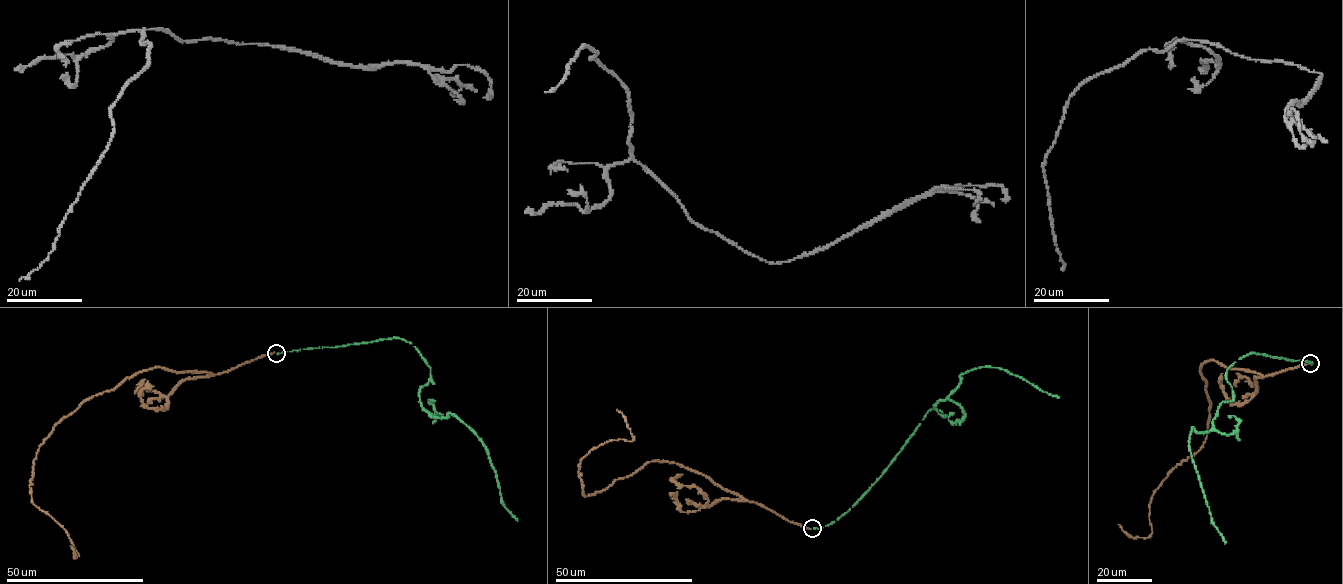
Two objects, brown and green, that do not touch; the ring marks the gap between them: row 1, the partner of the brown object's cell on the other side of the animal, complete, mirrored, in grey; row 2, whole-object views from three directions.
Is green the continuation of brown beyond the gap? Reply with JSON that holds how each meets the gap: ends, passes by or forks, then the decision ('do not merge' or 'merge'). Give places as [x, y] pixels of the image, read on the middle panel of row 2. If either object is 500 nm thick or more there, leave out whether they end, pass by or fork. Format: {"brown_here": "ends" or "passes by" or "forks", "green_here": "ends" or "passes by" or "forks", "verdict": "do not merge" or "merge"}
{"brown_here": "ends", "green_here": "ends", "verdict": "do not merge"}

